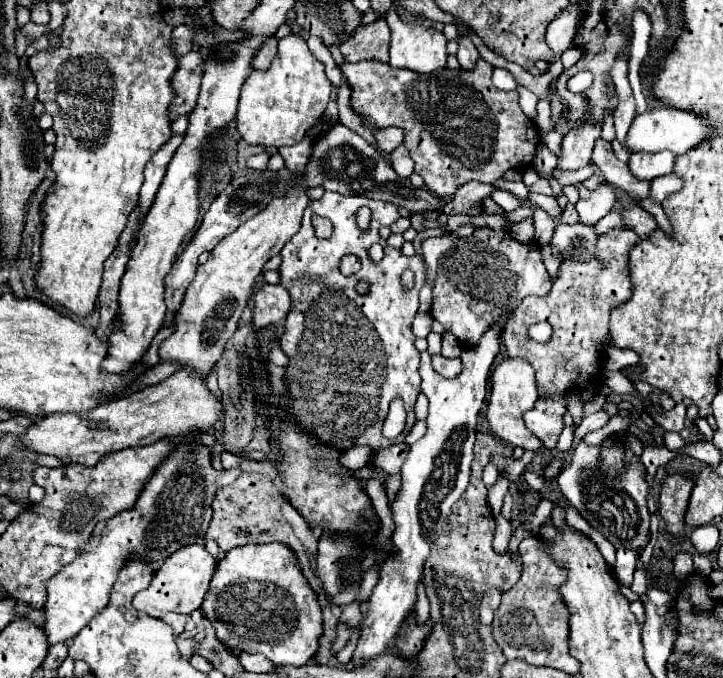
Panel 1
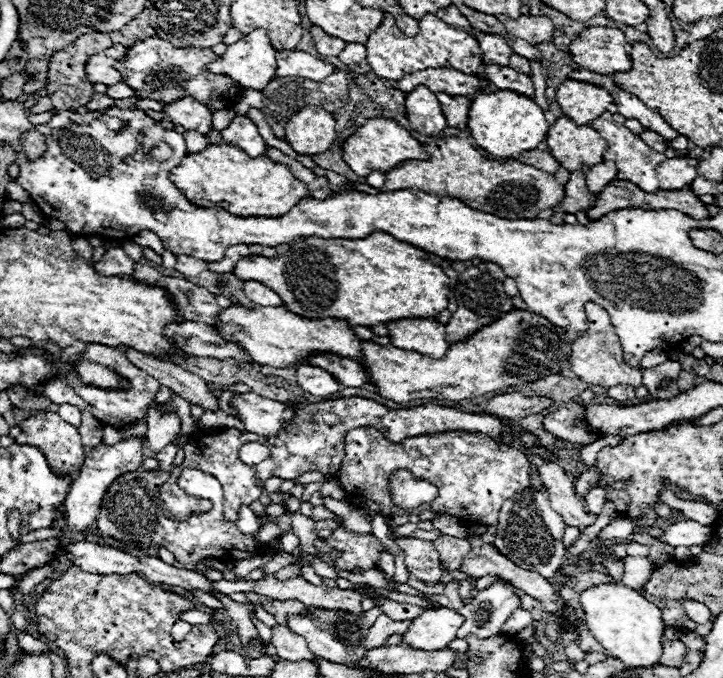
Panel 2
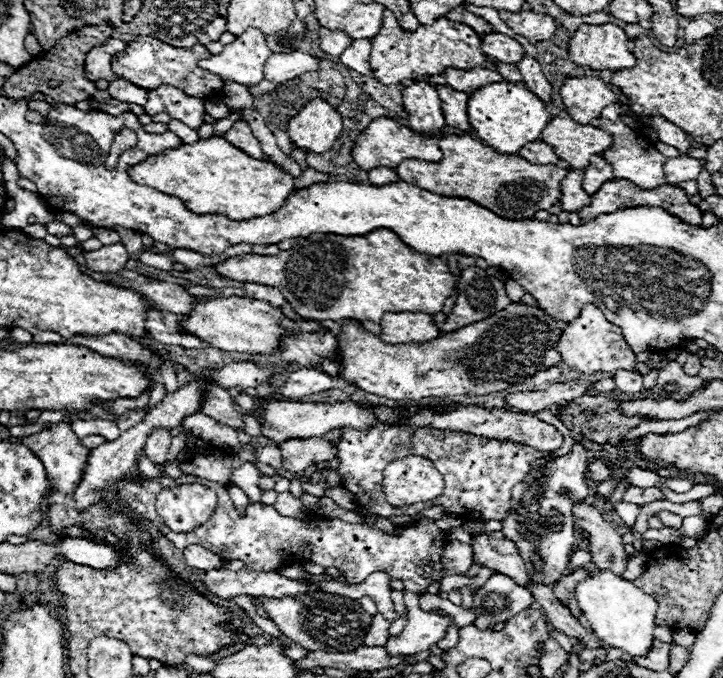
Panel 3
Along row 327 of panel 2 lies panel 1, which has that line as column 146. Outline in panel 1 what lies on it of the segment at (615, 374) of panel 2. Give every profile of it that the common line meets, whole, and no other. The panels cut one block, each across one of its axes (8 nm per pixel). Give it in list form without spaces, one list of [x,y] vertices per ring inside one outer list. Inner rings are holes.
[[[188,544],[168,556],[162,568],[156,570],[152,584],[134,596],[132,606],[144,614],[158,616],[158,618],[162,618],[162,614],[166,612],[190,614],[196,608],[200,608],[200,604],[204,602],[214,570],[216,570],[216,560],[206,548],[202,544]]]

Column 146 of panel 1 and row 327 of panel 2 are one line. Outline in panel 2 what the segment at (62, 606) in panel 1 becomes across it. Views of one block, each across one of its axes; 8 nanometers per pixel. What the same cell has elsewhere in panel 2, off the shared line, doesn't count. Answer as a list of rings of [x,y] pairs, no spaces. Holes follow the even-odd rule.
[[[514,308],[468,340],[450,344],[442,358],[426,358],[418,352],[398,350],[392,344],[380,346],[374,340],[362,340],[362,352],[366,356],[362,366],[368,372],[374,390],[382,398],[398,404],[422,398],[470,400],[506,386],[522,386],[558,374],[568,364],[570,346],[564,344],[570,344],[570,340],[566,330],[550,324],[550,320]]]

